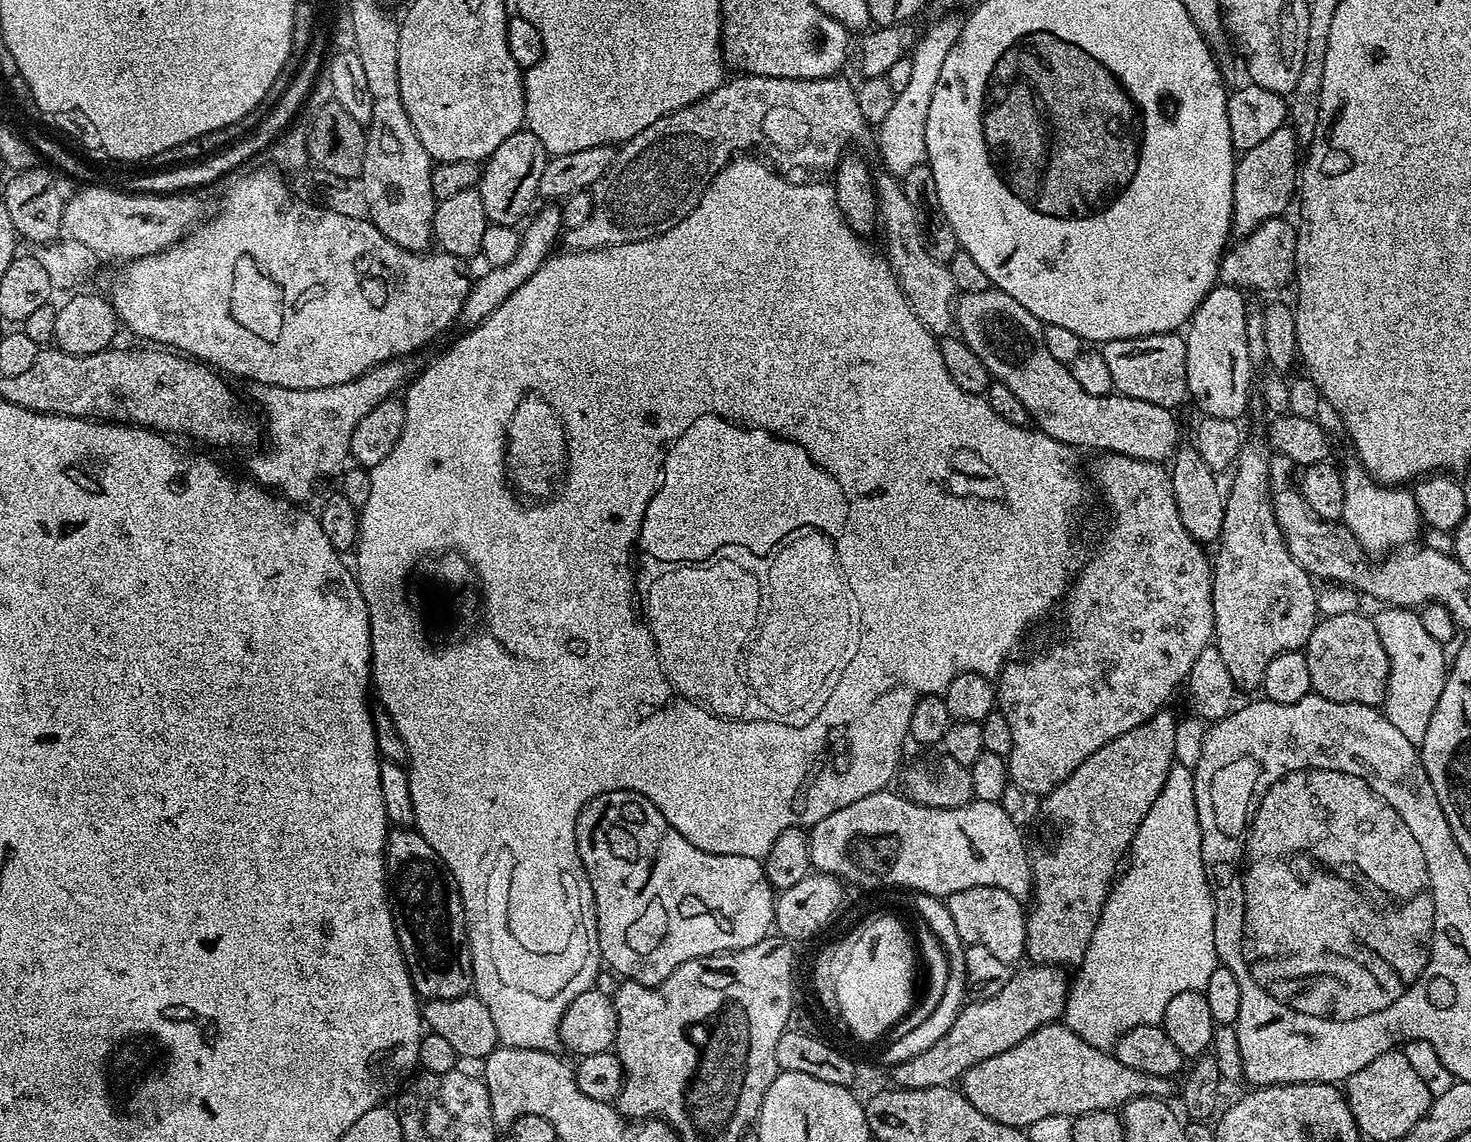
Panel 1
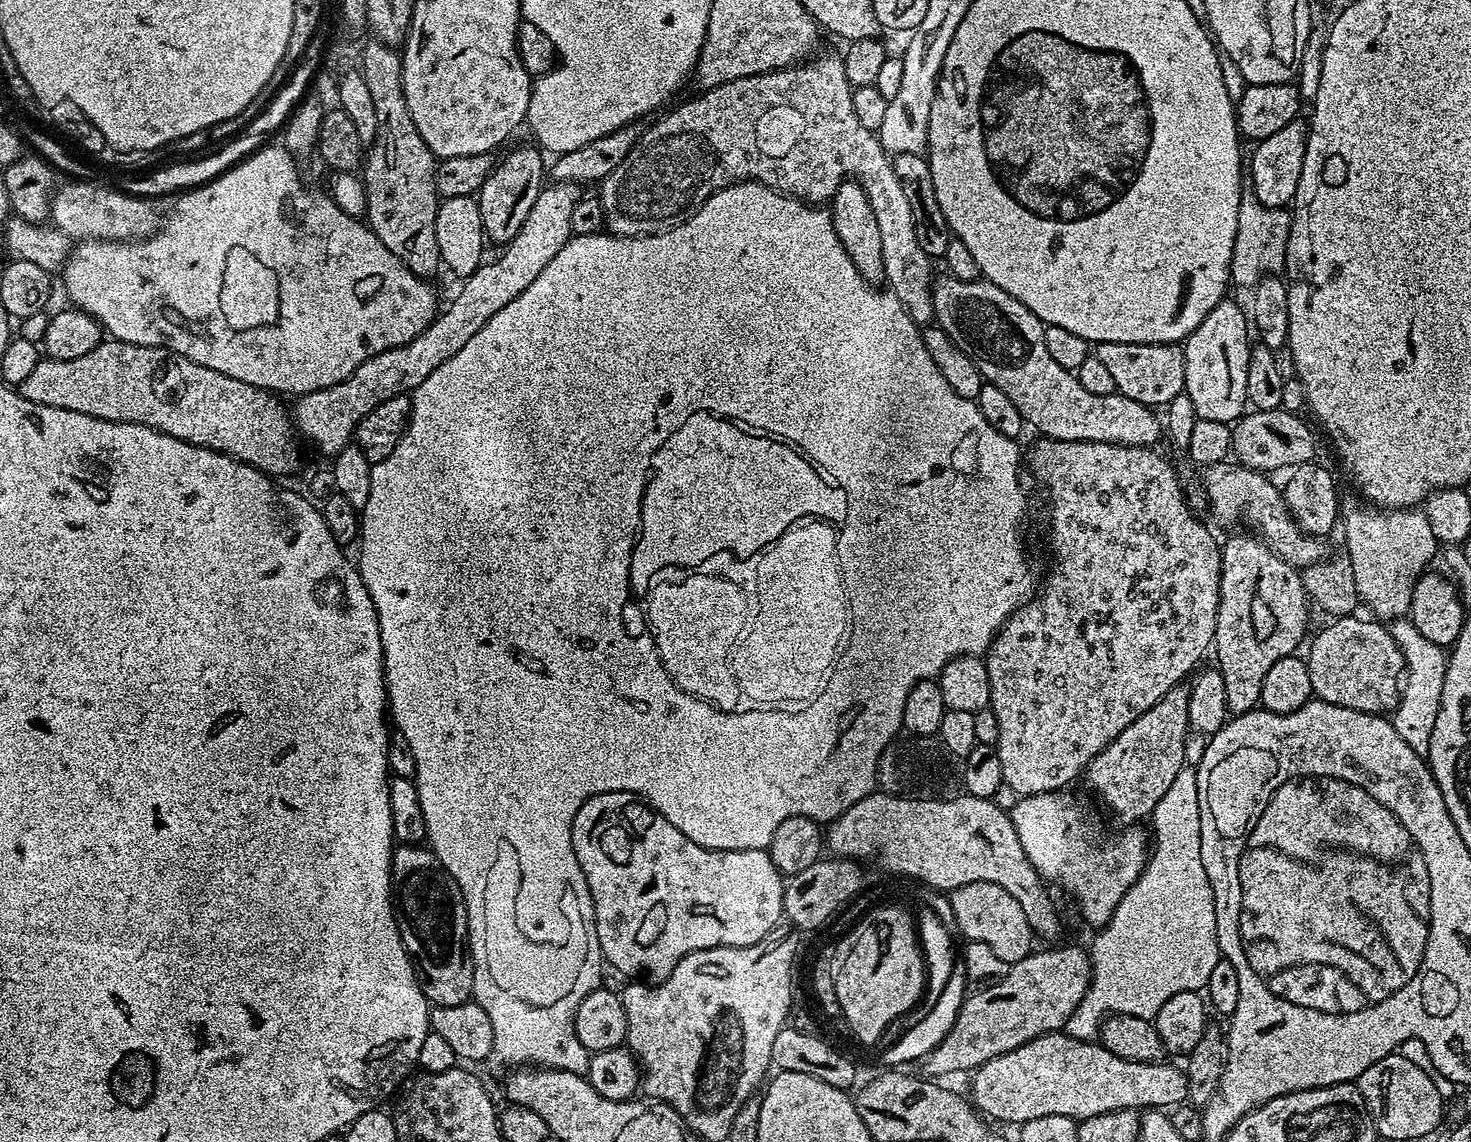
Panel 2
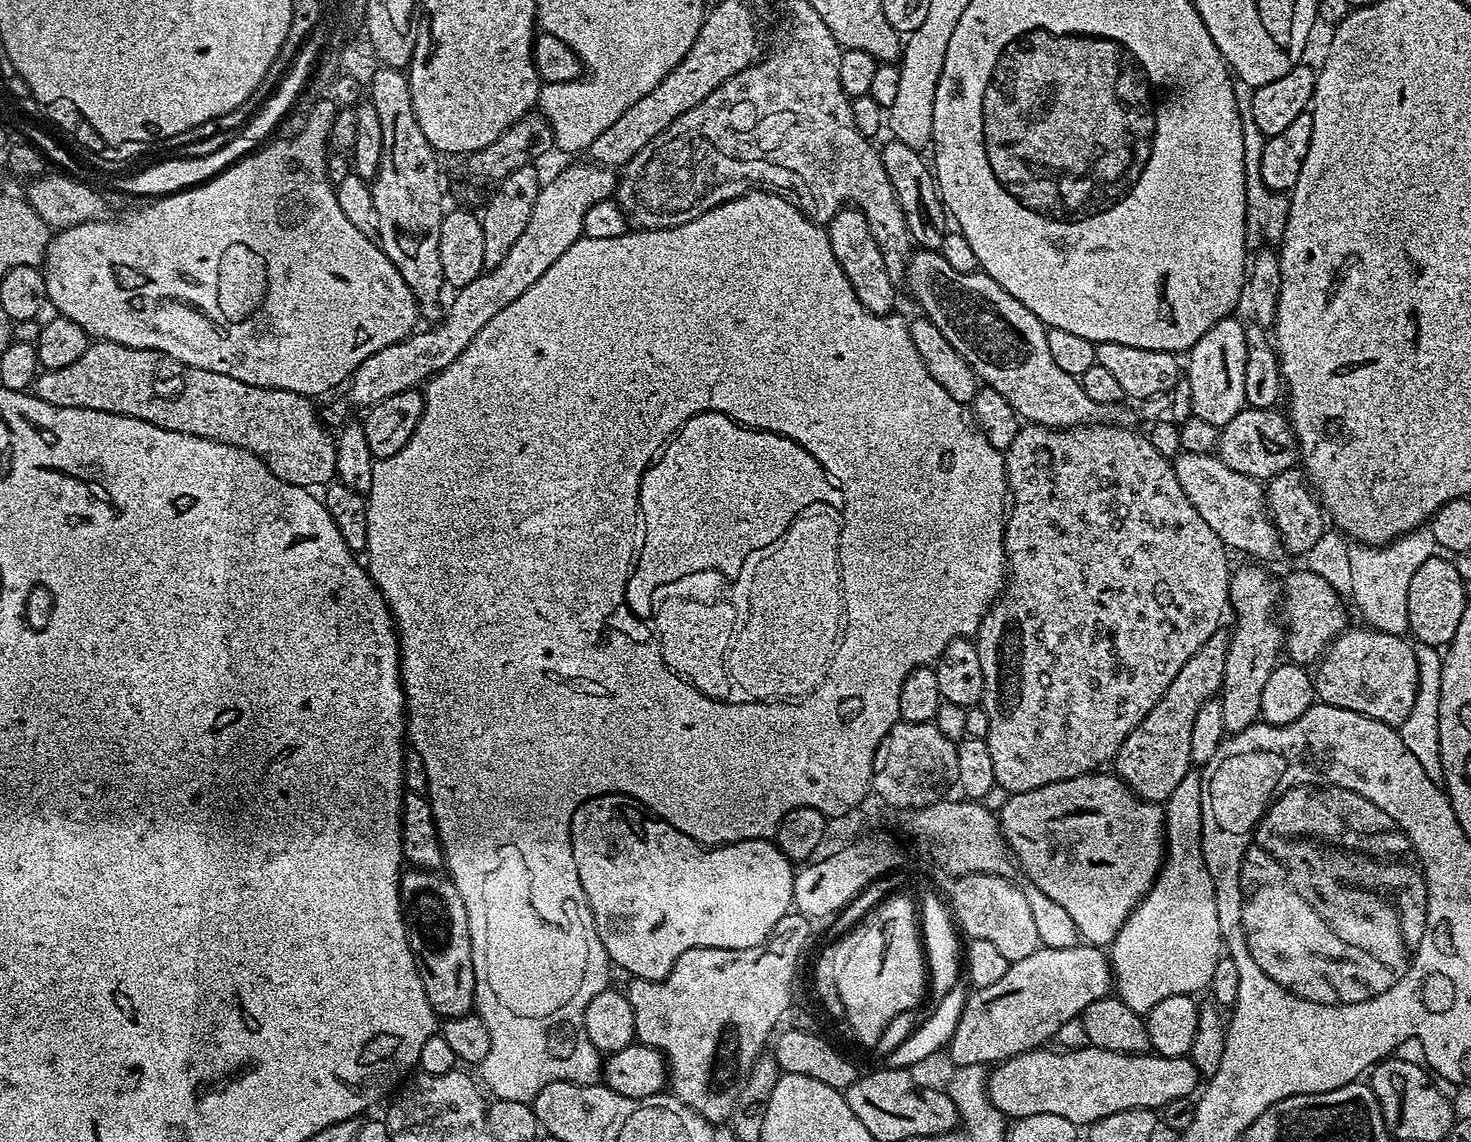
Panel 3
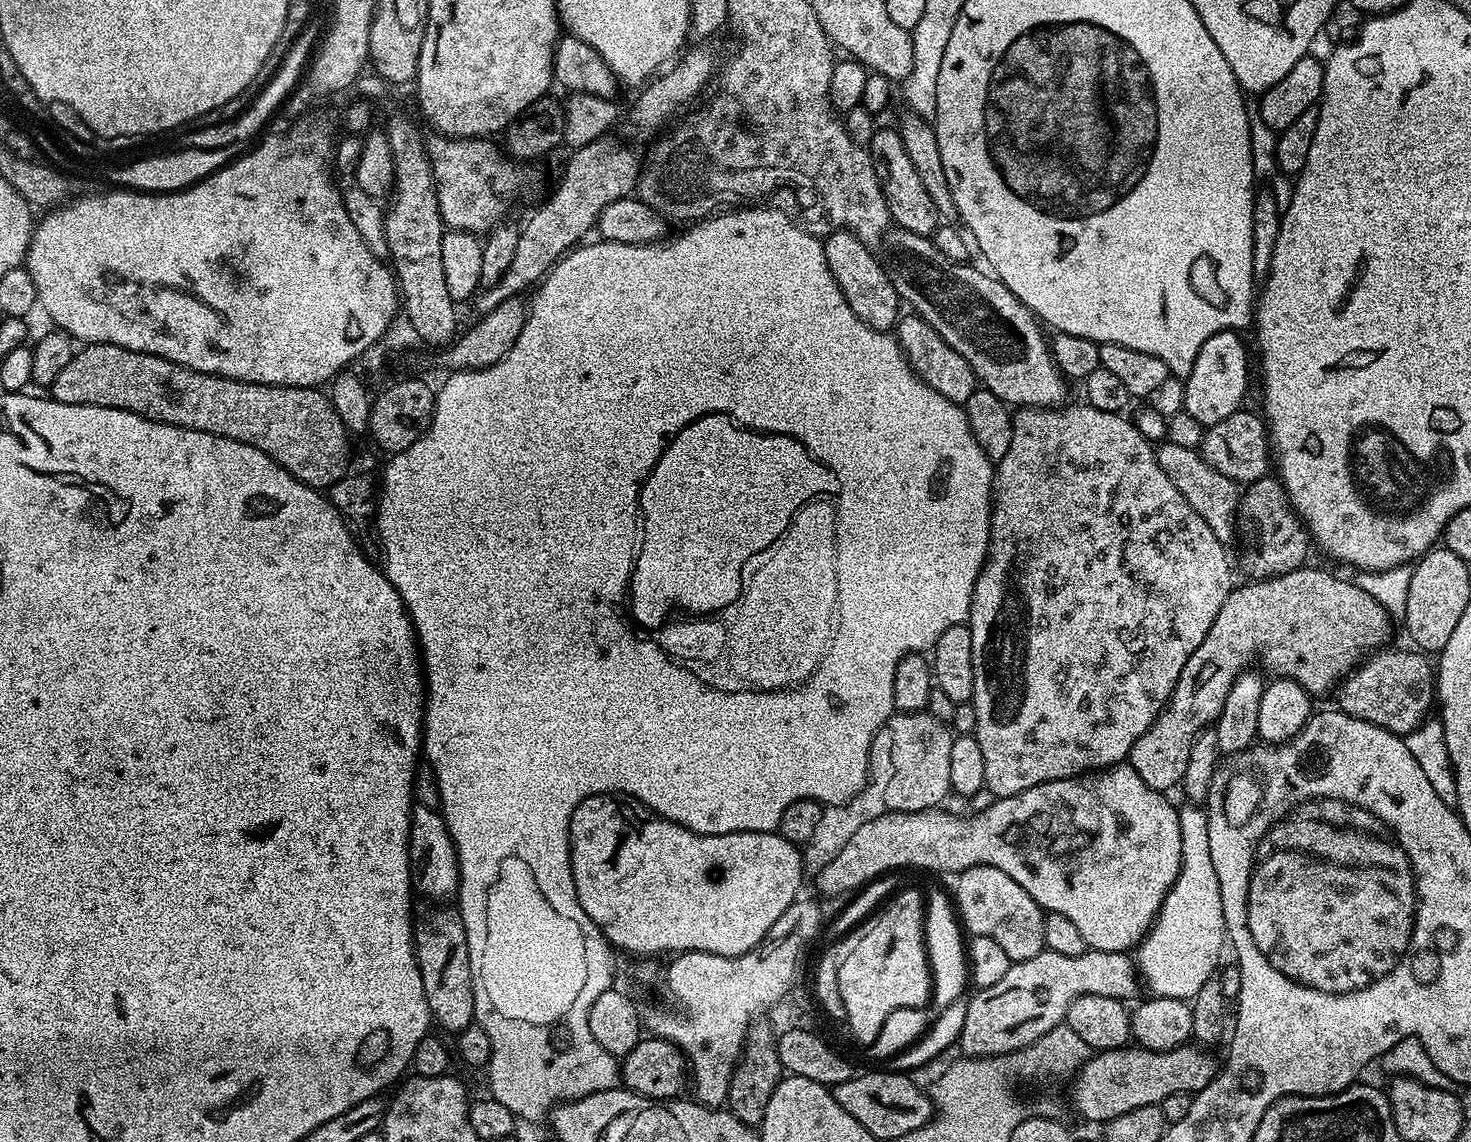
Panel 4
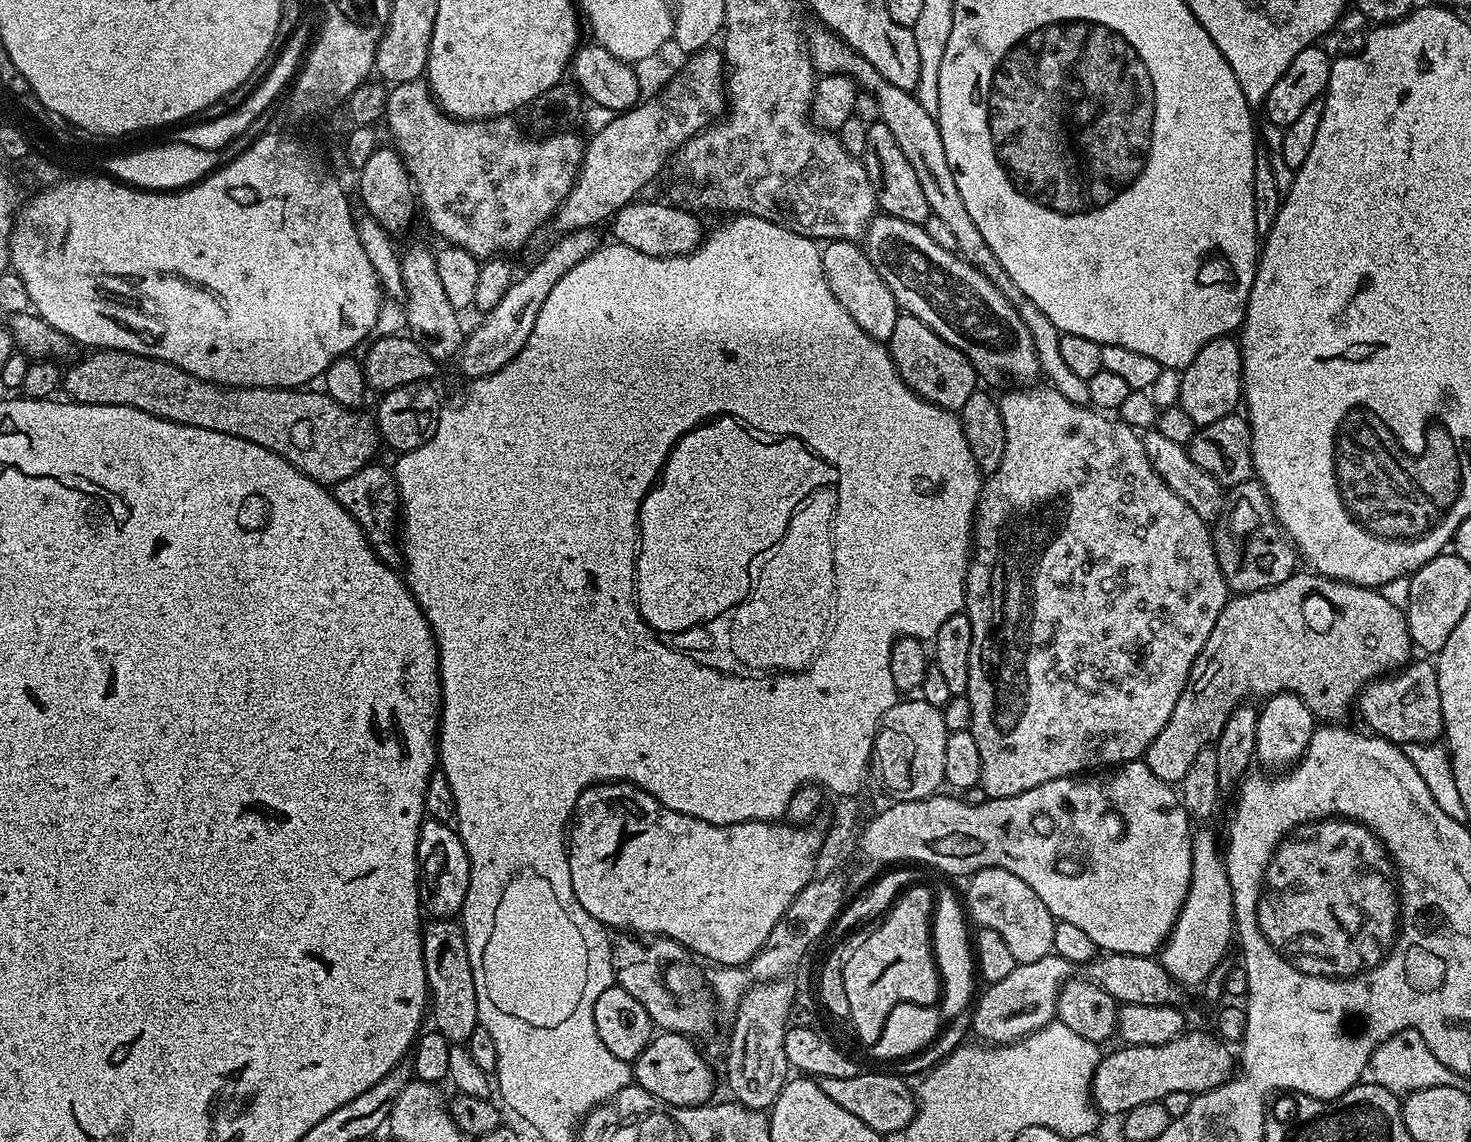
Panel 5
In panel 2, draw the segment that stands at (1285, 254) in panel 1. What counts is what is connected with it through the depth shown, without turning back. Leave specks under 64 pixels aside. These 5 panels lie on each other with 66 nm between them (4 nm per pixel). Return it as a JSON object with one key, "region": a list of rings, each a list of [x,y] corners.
{"region":[[[1251,171],[1241,173],[1238,208],[1238,234],[1235,235],[1234,254],[1231,255],[1231,283],[1253,287],[1264,276],[1281,273],[1286,248],[1289,245],[1292,216],[1287,209],[1263,206],[1253,189]]]}

